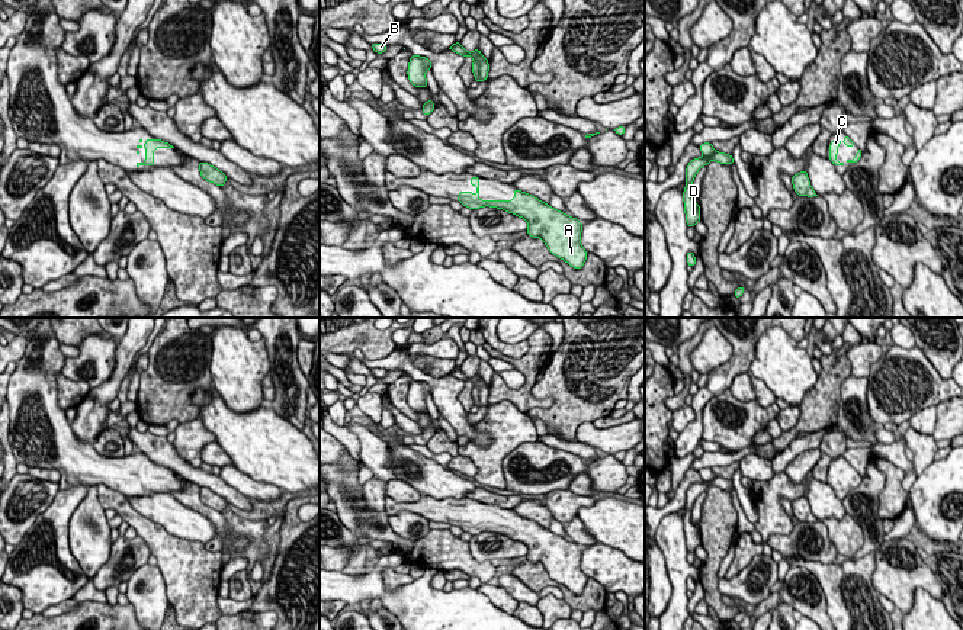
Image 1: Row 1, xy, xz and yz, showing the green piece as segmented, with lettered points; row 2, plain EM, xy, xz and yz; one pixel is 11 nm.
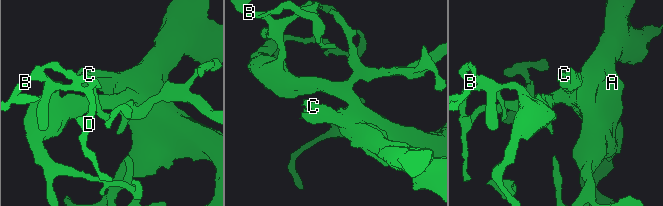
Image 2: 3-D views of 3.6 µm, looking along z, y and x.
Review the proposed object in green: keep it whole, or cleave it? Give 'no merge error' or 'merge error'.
no merge error

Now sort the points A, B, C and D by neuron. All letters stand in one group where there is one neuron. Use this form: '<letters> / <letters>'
A B C D

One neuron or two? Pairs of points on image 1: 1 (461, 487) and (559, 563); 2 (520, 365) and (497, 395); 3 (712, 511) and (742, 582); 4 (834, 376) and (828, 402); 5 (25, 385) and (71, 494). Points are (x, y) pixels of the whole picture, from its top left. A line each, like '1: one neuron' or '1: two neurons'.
1: two neurons
2: one neuron
3: two neurons
4: one neuron
5: two neurons

